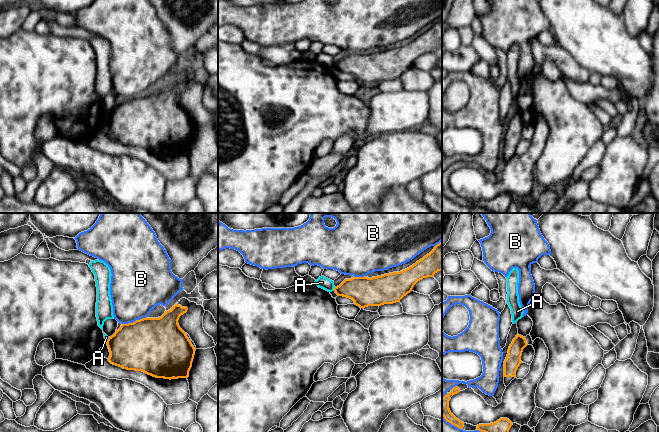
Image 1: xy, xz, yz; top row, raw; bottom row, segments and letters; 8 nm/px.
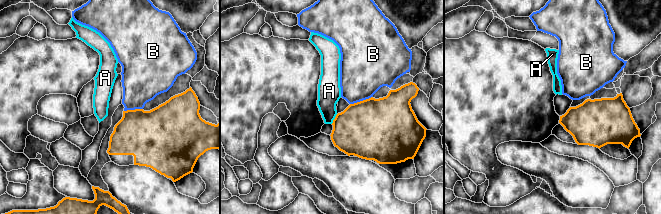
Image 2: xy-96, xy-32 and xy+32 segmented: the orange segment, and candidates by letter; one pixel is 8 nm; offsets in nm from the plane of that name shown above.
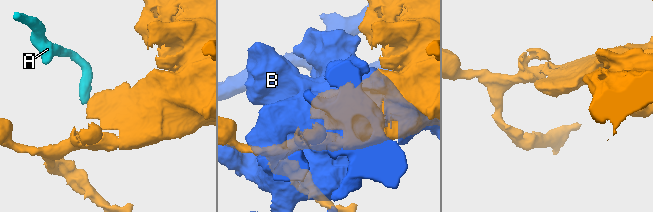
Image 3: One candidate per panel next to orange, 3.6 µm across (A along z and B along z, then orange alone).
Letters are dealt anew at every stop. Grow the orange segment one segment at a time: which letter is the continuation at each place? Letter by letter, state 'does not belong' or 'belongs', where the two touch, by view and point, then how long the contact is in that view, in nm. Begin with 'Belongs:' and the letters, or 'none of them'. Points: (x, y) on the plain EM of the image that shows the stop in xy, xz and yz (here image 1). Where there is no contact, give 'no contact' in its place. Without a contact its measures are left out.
Belongs: none of them
A: does not belong; contact xz (334, 64); length 30 nm
B: does not belong; contact xy (135, 97); length 220 nm

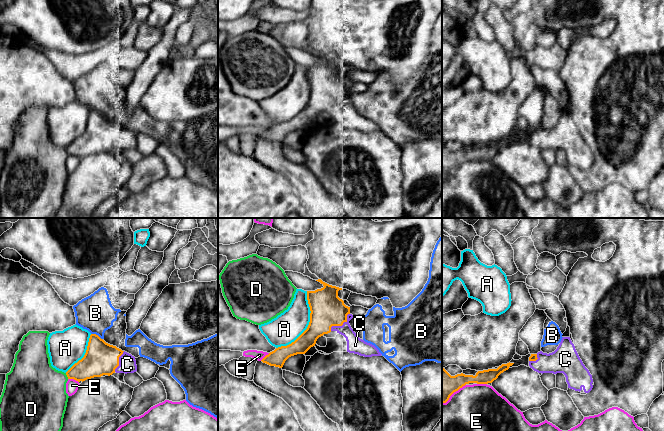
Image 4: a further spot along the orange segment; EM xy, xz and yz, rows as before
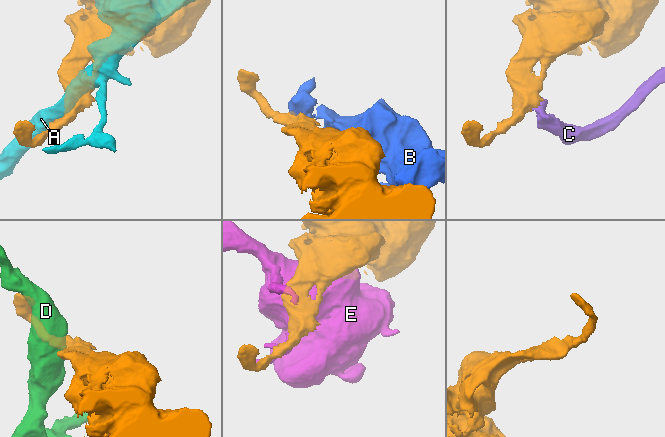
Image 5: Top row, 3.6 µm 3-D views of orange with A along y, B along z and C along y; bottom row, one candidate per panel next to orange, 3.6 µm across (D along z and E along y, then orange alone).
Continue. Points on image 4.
Belongs: C
A: does not belong; contact xz (308, 101); length 550 nm
B: does not belong; contact xy (97, 111); length 110 nm
C: belongs; contact xz (340, 101); length 220 nm
D: does not belong; contact xy (67, 152); length 50 nm
E: does not belong; contact xy (73, 154); length 90 nm

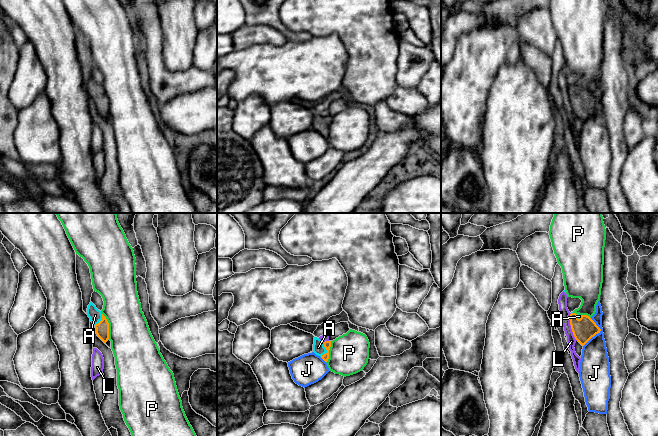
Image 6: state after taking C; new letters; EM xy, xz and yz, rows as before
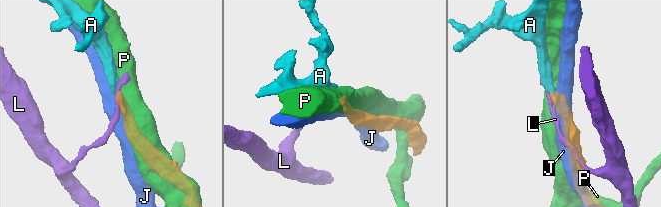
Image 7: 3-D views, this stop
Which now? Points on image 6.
Belongs: A
A: belongs; contact xz (326, 125); length 120 nm
J: does not belong; contact yz (597, 109); length 240 nm
L: does not belong; contact yz (571, 103); length 240 nm
P: does not belong; contact xy (108, 102); length 220 nm

